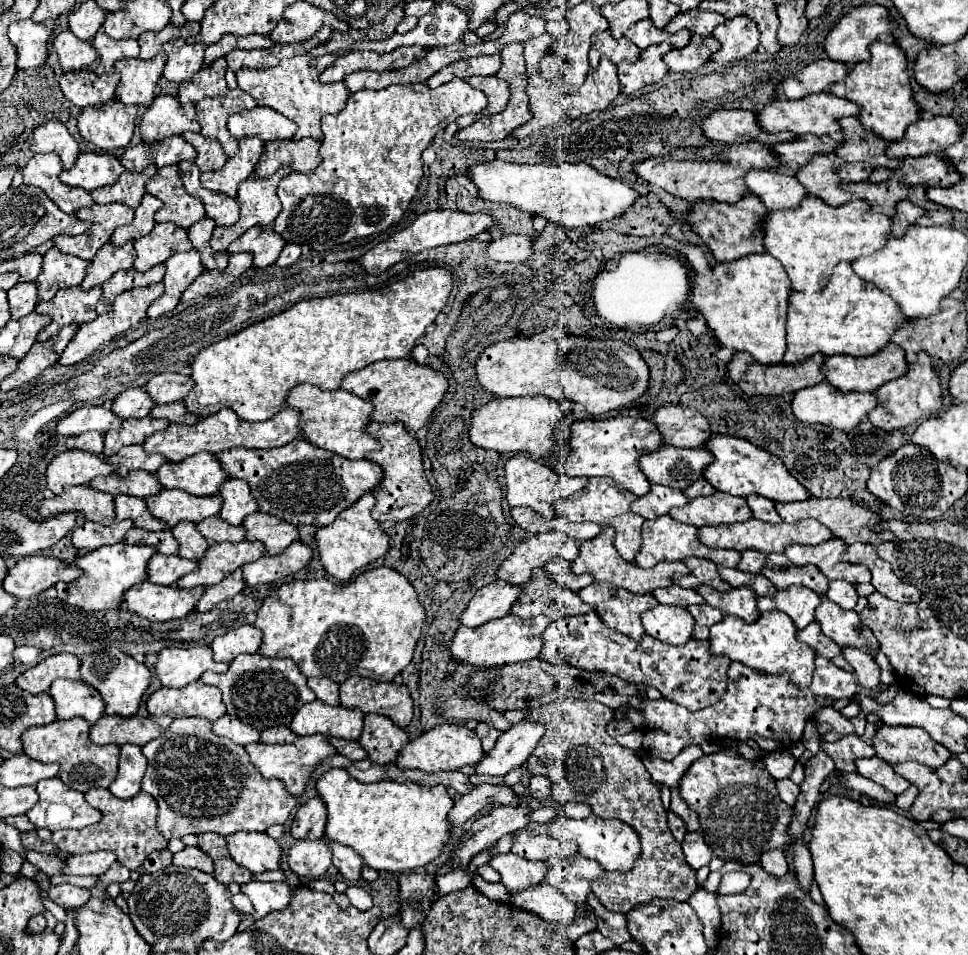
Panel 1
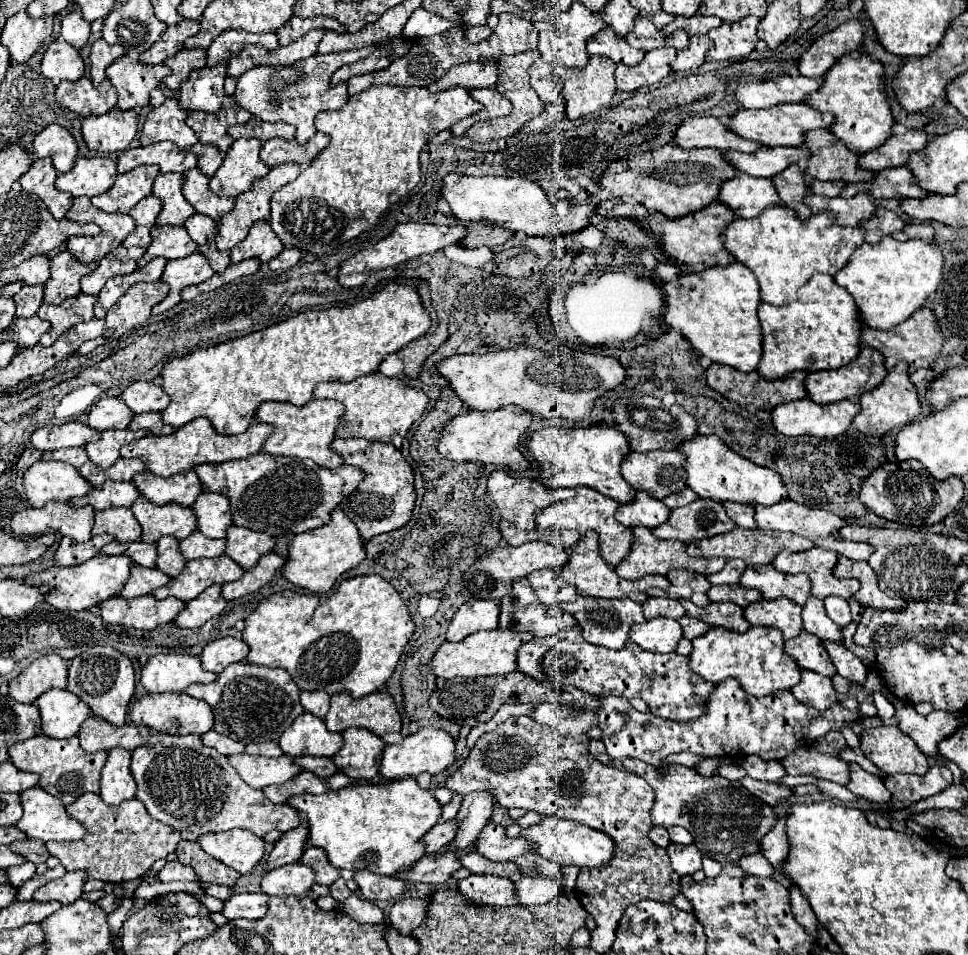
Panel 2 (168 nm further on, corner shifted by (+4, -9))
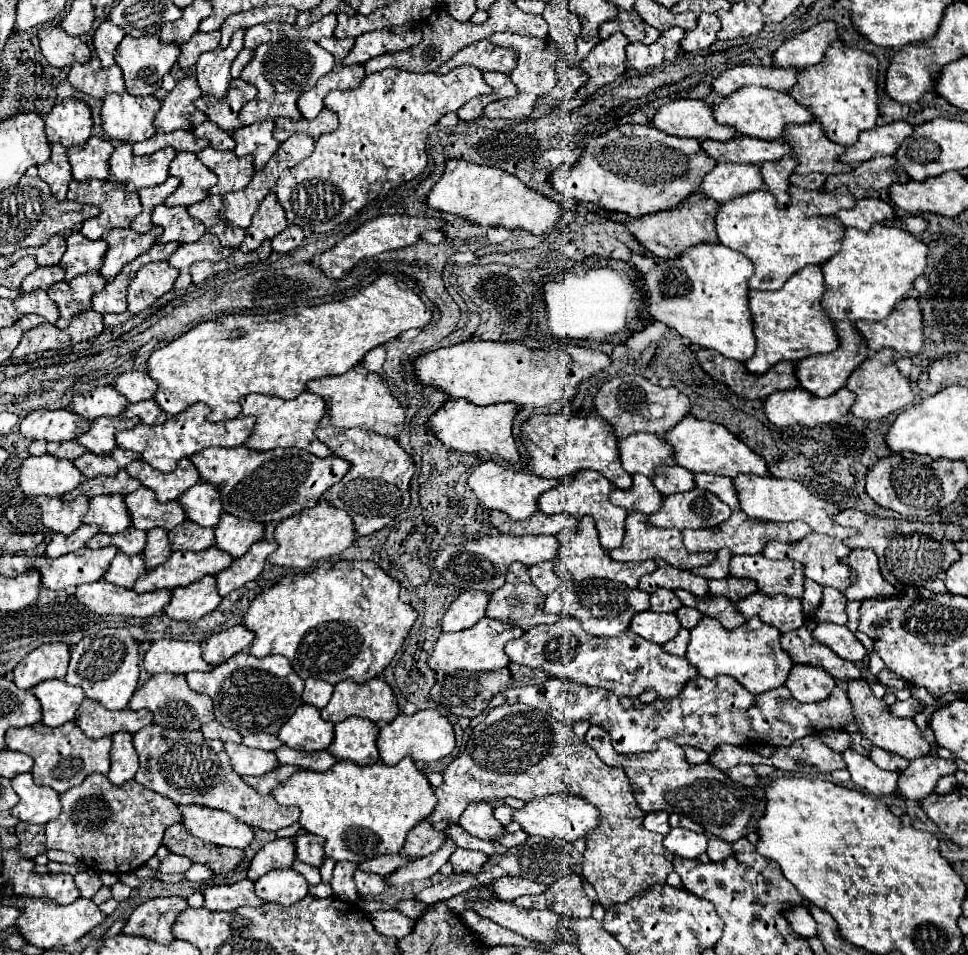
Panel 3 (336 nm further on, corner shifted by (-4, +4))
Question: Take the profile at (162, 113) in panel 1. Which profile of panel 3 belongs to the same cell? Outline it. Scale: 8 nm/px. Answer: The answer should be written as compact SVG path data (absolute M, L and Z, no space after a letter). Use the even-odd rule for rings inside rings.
M196 76L182 78L172 92L162 100L160 112L156 114L154 126L156 132L174 132L174 130L194 130L200 122L206 120L206 114L194 106L194 100L202 92L196 84Z

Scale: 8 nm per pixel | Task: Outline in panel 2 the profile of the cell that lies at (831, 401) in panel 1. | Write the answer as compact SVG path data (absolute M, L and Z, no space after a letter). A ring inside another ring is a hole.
M798 399L798 401L792 401L792 403L786 403L786 405L778 405L774 407L772 411L772 425L778 433L786 435L786 437L802 437L802 435L814 435L814 437L838 437L842 435L856 411L860 411L860 405L856 401L850 401L850 399L844 399L844 401L836 401L832 405L818 405L810 399Z

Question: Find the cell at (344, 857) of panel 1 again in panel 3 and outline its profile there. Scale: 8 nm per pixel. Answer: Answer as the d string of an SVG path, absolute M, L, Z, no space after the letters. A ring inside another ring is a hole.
M300 830L294 838L296 842L296 858L304 864L310 864L314 868L320 868L324 862L324 840L316 838L314 834L308 834Z

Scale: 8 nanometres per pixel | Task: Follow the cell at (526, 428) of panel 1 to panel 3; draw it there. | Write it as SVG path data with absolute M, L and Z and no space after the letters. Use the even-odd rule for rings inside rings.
M448 400L438 412L434 412L428 420L428 428L432 434L438 436L440 442L444 442L446 448L450 450L460 450L460 452L488 452L488 454L498 454L510 464L516 464L520 460L518 446L512 436L512 424L518 414L520 406L508 402L508 404L490 404L490 406L472 406L468 400Z

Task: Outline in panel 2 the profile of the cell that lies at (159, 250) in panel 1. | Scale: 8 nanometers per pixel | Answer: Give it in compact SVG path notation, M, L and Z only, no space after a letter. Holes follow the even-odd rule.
M154 225L152 231L152 243L146 249L146 255L138 261L140 267L150 263L156 257L166 259L182 259L196 251L196 243L188 237L184 227L168 227L168 225Z

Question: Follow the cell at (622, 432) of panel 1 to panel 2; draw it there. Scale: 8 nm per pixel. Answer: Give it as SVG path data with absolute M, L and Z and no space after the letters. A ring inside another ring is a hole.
M616 427L543 428L528 437L528 451L540 465L540 481L550 489L586 485L618 503L630 503L636 495L620 475L620 463L630 447Z

